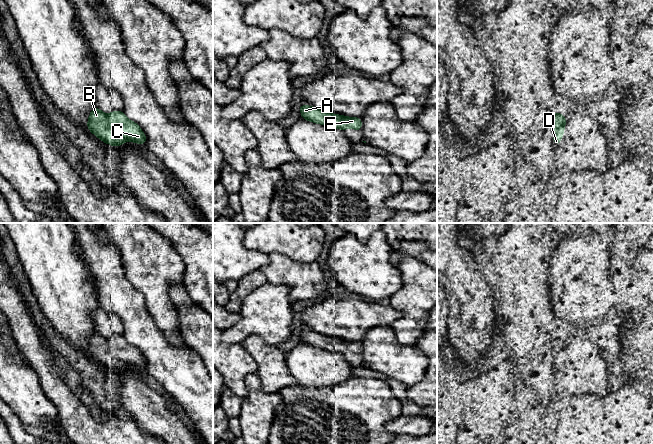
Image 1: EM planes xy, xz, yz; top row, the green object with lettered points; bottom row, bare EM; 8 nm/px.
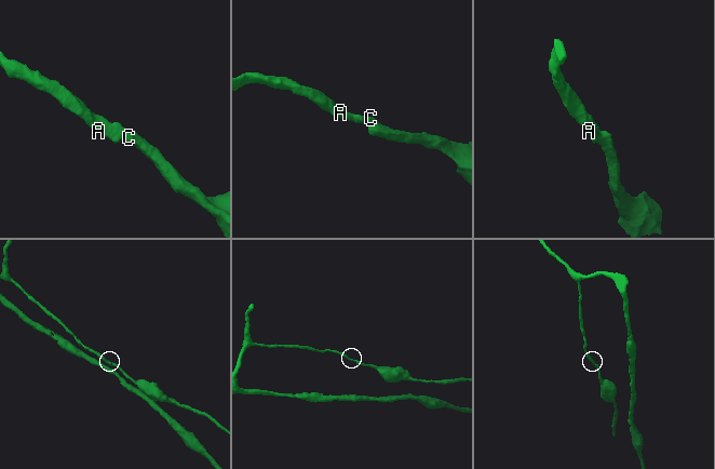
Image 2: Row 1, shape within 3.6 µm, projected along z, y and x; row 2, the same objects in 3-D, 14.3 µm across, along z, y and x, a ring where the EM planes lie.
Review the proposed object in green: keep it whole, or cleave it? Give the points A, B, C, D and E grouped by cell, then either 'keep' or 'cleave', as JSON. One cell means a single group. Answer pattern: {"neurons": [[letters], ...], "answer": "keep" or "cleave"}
{"neurons": [["A", "B", "C", "D", "E"]], "answer": "keep"}

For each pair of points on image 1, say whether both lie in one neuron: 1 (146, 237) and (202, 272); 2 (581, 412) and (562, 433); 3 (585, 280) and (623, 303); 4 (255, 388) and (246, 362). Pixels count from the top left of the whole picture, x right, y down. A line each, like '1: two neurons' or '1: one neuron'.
1: two neurons
2: one neuron
3: two neurons
4: two neurons

